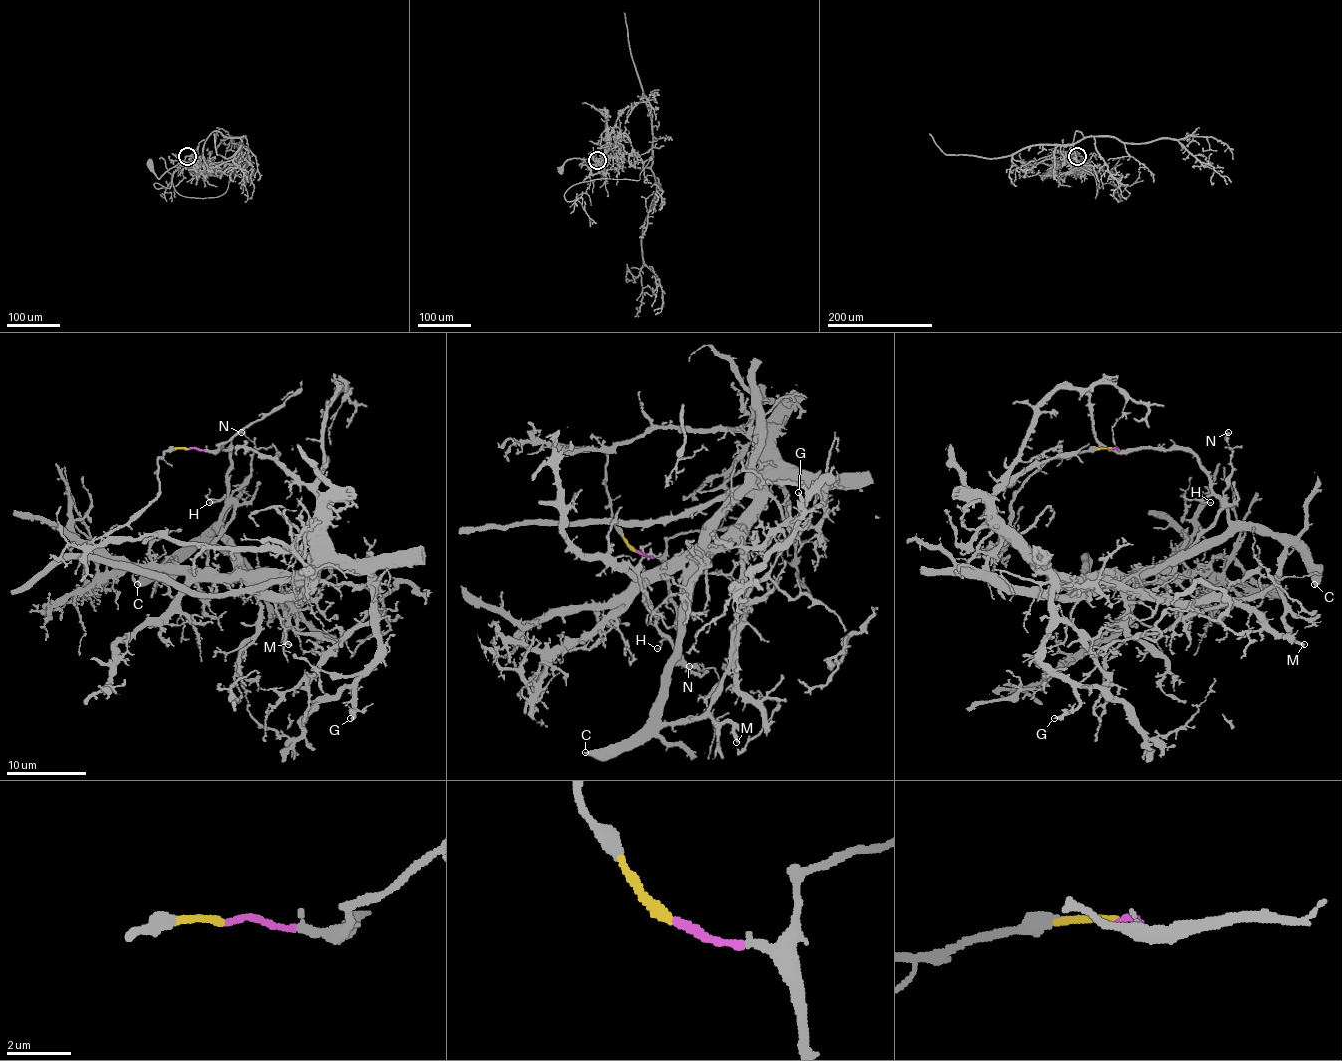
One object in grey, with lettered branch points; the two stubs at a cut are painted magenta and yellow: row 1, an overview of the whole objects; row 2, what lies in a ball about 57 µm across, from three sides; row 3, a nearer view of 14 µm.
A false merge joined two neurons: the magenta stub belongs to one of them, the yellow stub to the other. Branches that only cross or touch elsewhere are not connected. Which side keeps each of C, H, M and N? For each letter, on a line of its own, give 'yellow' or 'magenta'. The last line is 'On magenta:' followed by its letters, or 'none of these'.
C: magenta
H: magenta
M: magenta
N: magenta
On magenta: C, H, M, N

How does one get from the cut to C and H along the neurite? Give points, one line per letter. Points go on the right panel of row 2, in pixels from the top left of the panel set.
C: (1113, 449), (1187, 449), (1209, 477), (1211, 491), (1227, 517), (1277, 533), (1309, 563), (1315, 585)
H: (1113, 449), (1187, 449), (1209, 477), (1211, 493), (1201, 501), (1211, 503)

